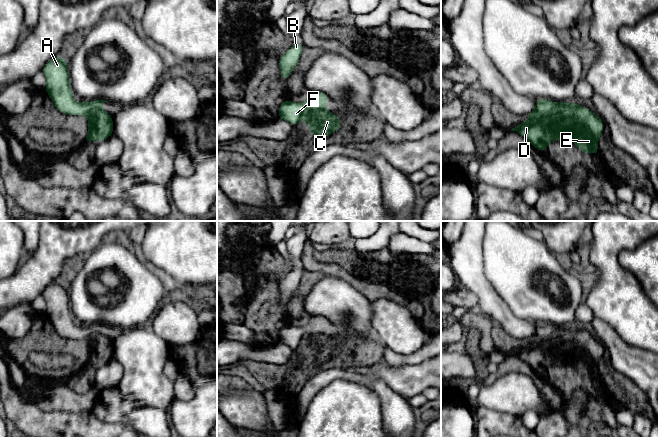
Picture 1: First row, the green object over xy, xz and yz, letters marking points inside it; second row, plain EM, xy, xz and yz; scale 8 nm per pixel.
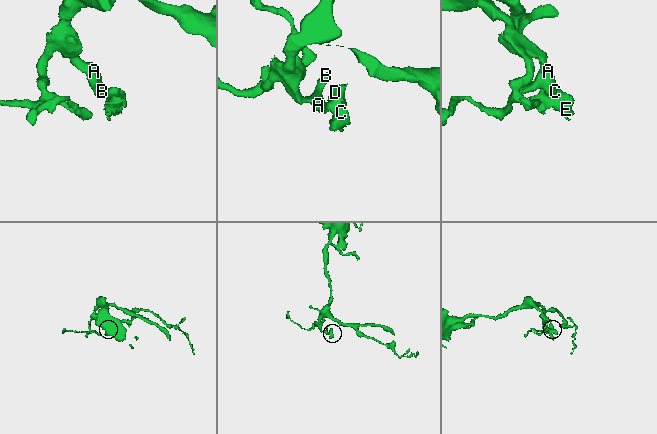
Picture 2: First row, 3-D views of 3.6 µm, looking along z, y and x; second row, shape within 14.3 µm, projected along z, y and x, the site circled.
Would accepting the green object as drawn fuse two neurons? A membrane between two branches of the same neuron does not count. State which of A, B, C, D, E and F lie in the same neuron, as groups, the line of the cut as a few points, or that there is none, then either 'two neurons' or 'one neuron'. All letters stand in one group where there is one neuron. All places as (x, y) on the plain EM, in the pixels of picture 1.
A B F / C D E; cut in yz along (553, 327), (550, 334), (546, 337), (538, 337), (534, 334); two neurons

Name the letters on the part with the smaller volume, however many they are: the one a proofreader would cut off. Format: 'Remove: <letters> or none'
Remove: C, D, E

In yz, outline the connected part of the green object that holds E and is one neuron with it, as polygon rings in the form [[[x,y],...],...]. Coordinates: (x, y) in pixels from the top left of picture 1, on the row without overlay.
[[[555,326],[551,335],[547,338],[540,338],[533,335],[526,339],[529,343],[521,346],[511,355],[516,355],[527,363],[533,371],[544,376],[550,366],[559,362],[571,364],[579,372],[580,377],[591,377],[597,379],[598,363],[602,359],[604,346],[596,338],[578,327]]]

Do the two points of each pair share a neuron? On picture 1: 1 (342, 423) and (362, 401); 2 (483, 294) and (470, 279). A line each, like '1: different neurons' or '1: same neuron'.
1: same neuron
2: same neuron

